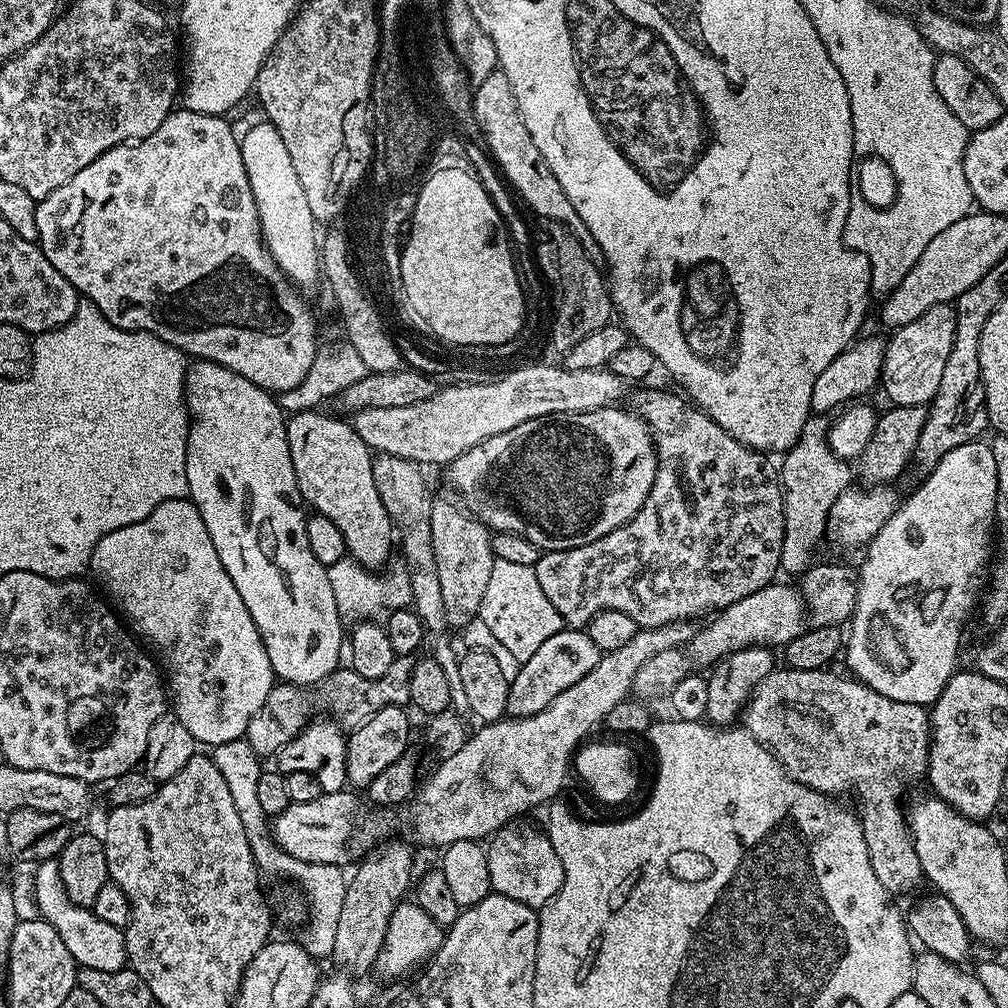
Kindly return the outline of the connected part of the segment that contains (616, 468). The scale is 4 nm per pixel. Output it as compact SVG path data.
M613 406L534 418L476 444L447 465L448 480L460 491L467 511L493 533L522 534L544 552L561 552L594 542L622 526L646 502L656 477L652 429L635 411Z

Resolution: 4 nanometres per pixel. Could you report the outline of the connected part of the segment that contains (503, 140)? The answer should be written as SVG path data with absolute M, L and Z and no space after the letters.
M494 71L490 78L475 85L472 109L479 135L484 135L484 140L488 143L487 155L494 161L501 177L510 185L511 191L521 201L524 199L538 215L545 216L545 221L566 225L588 253L595 253L596 243L590 230L586 230L586 222L578 218L574 206L570 206L570 198L566 198L562 186L558 186L558 178L554 178L542 154L538 154L538 146L534 146L534 138L530 138L530 130L526 130L526 122L522 122L522 114L514 102L514 90L510 90L510 82L504 72Z

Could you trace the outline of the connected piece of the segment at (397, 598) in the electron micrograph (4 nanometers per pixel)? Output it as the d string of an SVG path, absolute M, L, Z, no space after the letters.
M346 555L338 562L327 565L327 569L334 603L338 606L341 620L345 622L386 622L390 614L409 607L412 603L412 574L403 563L389 563L383 569L384 576L378 576L382 574L377 574L371 568L364 568L358 561Z

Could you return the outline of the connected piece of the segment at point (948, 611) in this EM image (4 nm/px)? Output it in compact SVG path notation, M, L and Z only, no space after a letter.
M977 438L966 442L962 446L954 446L950 454L946 454L931 472L923 477L920 489L912 497L905 499L878 530L878 534L866 545L863 553L864 561L858 564L858 581L856 587L856 609L852 612L850 627L846 632L846 656L848 652L848 668L855 679L862 681L866 686L878 690L878 694L886 694L894 702L910 702L931 706L942 694L942 690L950 682L952 673L957 671L956 659L960 656L960 639L964 636L964 623L972 612L972 607L977 607L982 596L982 589L990 576L990 561L994 556L994 525L996 522L996 491L998 490L998 465L994 463L994 450L991 443Z

